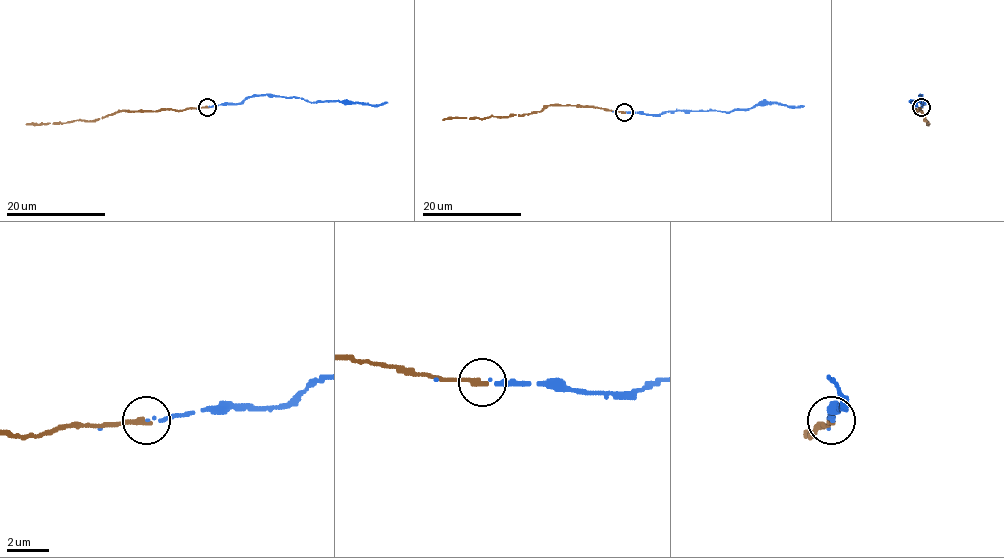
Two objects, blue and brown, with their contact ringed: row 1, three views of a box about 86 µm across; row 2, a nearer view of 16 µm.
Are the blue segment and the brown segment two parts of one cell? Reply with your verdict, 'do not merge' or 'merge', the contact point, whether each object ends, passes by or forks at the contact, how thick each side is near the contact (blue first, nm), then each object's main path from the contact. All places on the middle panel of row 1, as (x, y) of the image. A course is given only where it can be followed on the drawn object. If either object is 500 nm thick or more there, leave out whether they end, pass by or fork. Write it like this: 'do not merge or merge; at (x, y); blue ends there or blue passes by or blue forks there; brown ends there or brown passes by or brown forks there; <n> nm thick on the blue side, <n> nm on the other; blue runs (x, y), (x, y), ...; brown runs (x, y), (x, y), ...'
merge; at (624, 112); blue ends there; brown ends there; 110 nm thick on the blue side, 280 nm on the other; blue runs (624, 112), (726, 112), (774, 102), (804, 106); brown runs (624, 112), (599, 107), (546, 105), (540, 111), (510, 116), (443, 120)

